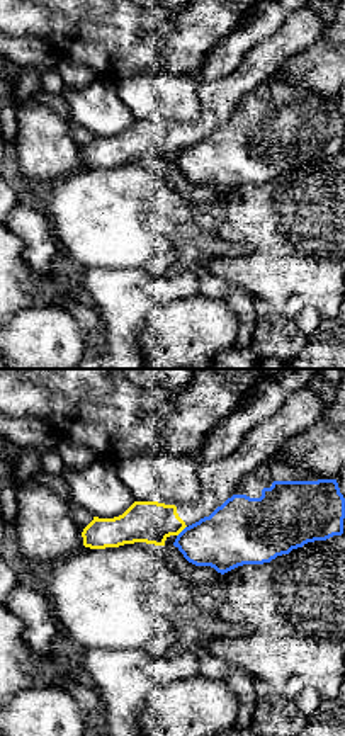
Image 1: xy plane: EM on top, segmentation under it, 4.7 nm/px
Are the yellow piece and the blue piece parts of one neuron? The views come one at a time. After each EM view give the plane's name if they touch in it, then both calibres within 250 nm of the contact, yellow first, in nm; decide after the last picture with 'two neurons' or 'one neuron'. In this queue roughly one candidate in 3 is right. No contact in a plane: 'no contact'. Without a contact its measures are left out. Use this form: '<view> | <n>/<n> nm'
xy | 200/300 nm

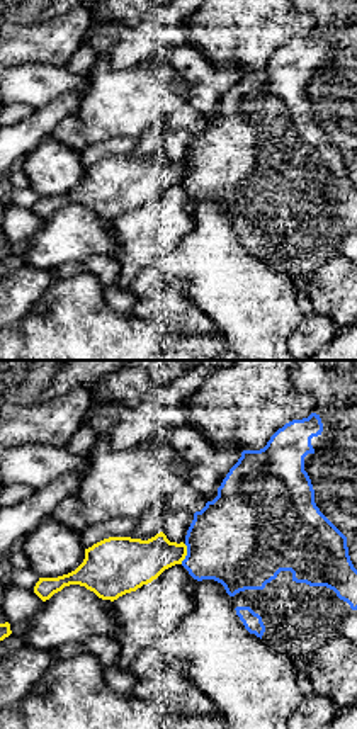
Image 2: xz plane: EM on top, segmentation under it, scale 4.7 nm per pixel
xz | 220/420 nm

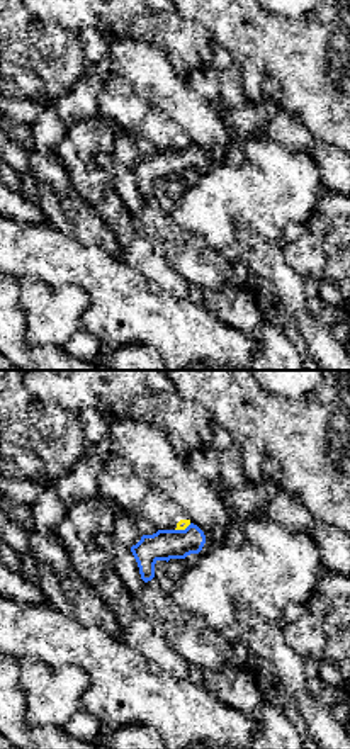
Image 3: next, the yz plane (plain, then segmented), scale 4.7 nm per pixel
yz | 50/140 nm

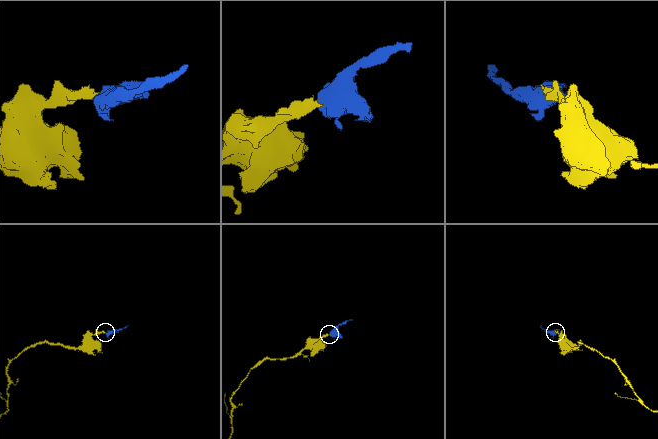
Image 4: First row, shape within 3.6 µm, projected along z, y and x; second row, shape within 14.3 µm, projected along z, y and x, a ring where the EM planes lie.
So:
two neurons

